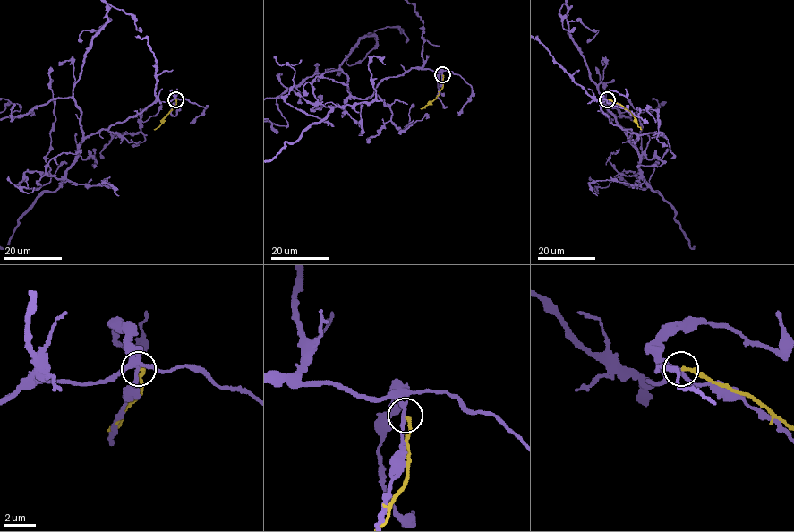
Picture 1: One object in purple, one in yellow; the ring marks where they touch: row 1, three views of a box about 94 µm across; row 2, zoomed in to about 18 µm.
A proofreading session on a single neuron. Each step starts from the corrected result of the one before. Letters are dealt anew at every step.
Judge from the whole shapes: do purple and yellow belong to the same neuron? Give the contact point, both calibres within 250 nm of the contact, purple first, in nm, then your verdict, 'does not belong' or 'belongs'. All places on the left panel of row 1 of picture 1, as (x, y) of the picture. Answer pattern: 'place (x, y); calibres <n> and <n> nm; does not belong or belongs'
place (175, 99); calibres 220 and 220 nm; does not belong

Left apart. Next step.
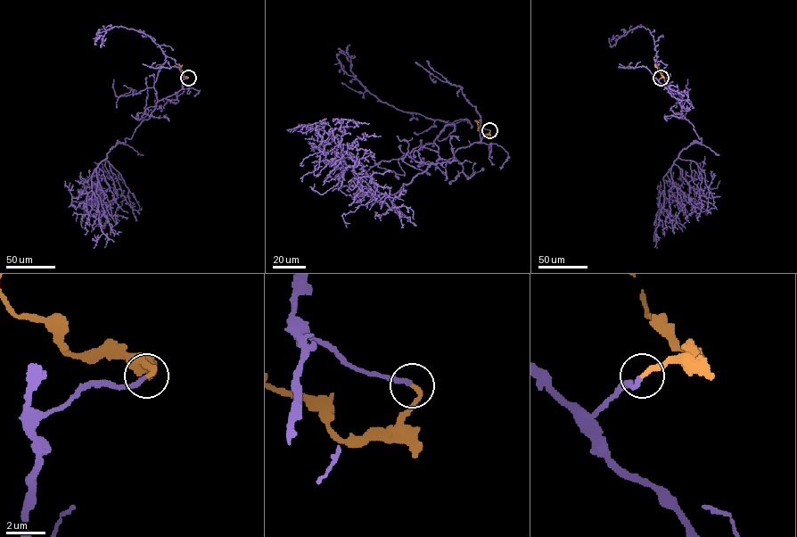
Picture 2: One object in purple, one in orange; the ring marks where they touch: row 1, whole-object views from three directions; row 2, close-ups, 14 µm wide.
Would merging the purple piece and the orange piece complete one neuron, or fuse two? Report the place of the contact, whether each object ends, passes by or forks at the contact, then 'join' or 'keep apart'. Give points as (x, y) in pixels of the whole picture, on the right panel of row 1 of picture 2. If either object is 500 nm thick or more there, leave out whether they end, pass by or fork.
at (661, 78); purple ends there; orange ends there; join

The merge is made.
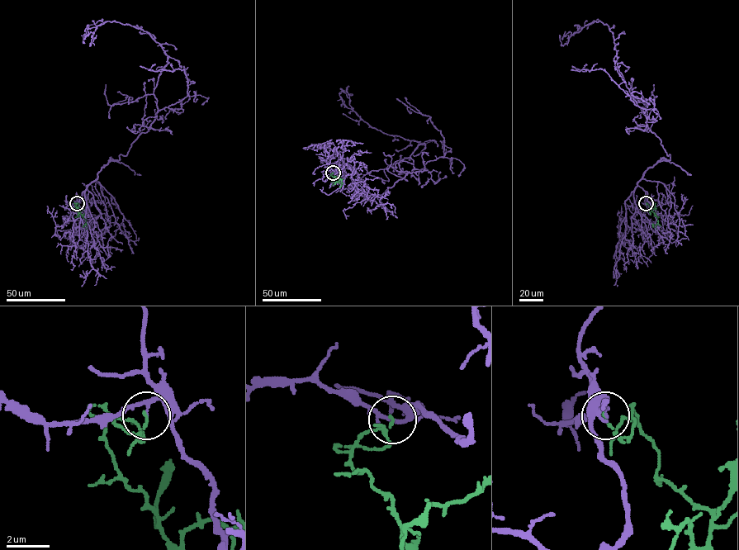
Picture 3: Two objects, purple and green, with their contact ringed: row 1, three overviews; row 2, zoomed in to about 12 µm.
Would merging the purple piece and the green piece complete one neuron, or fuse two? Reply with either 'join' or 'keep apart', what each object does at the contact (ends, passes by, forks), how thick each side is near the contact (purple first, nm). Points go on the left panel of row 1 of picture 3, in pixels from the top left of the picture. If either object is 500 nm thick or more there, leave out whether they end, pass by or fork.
keep apart; purple passes by; green ends; calibres 140 and 110 nm

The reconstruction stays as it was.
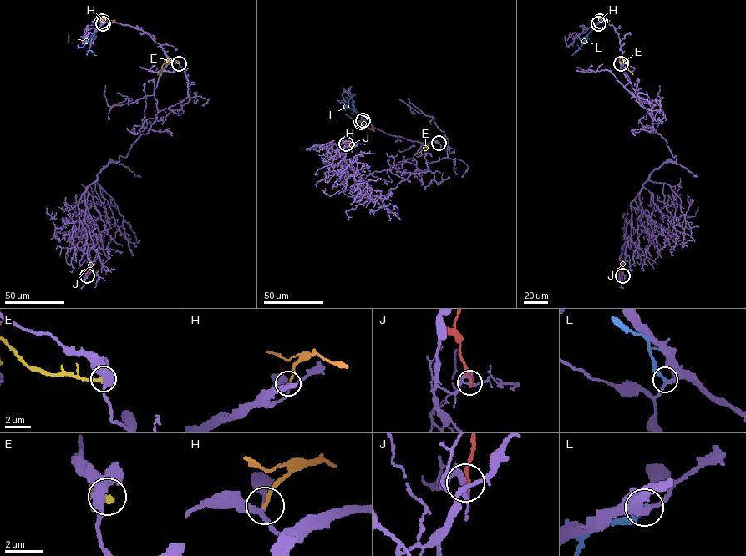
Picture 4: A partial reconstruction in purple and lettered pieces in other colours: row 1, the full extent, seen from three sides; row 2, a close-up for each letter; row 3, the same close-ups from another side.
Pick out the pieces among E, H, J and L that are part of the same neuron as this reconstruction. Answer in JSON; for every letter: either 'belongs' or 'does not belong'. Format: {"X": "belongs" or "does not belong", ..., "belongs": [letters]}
{"E": "does not belong", "H": "does not belong", "J": "does not belong", "L": "does not belong", "belongs": []}

